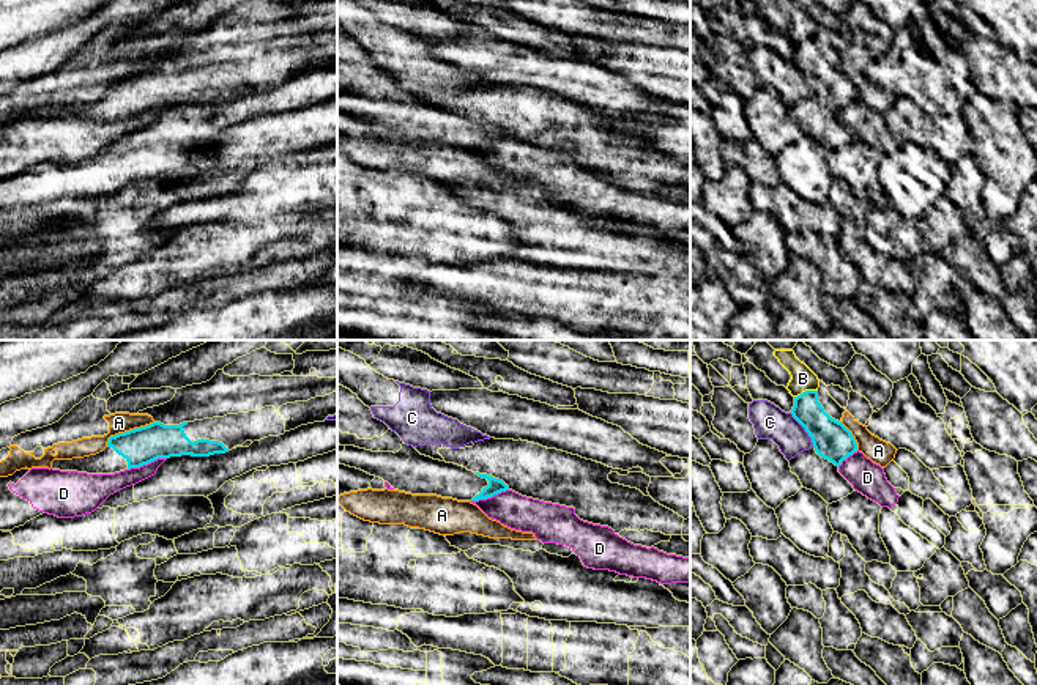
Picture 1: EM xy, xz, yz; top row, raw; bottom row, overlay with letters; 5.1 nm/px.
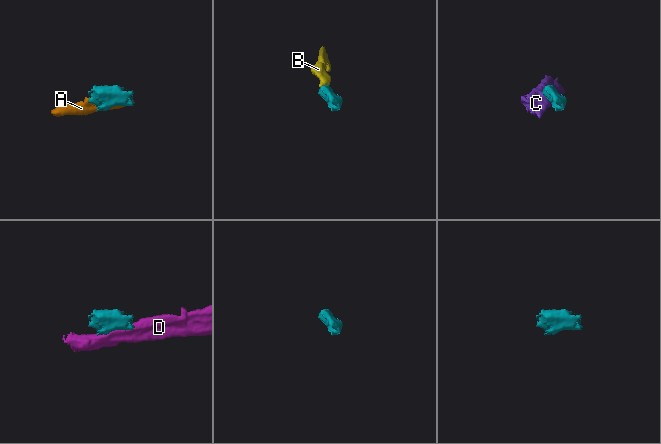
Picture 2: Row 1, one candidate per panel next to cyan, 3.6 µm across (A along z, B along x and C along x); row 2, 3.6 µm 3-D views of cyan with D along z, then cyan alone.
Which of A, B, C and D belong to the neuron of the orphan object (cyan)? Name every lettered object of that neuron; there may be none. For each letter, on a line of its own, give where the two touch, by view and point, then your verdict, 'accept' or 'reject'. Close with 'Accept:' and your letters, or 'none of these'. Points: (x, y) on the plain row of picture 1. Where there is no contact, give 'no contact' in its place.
A: contact xy (126, 79); reject
B: contact yz (806, 38); reject
C: contact yz (806, 77); reject
D: contact xy (147, 111); reject
Accept: none of these

